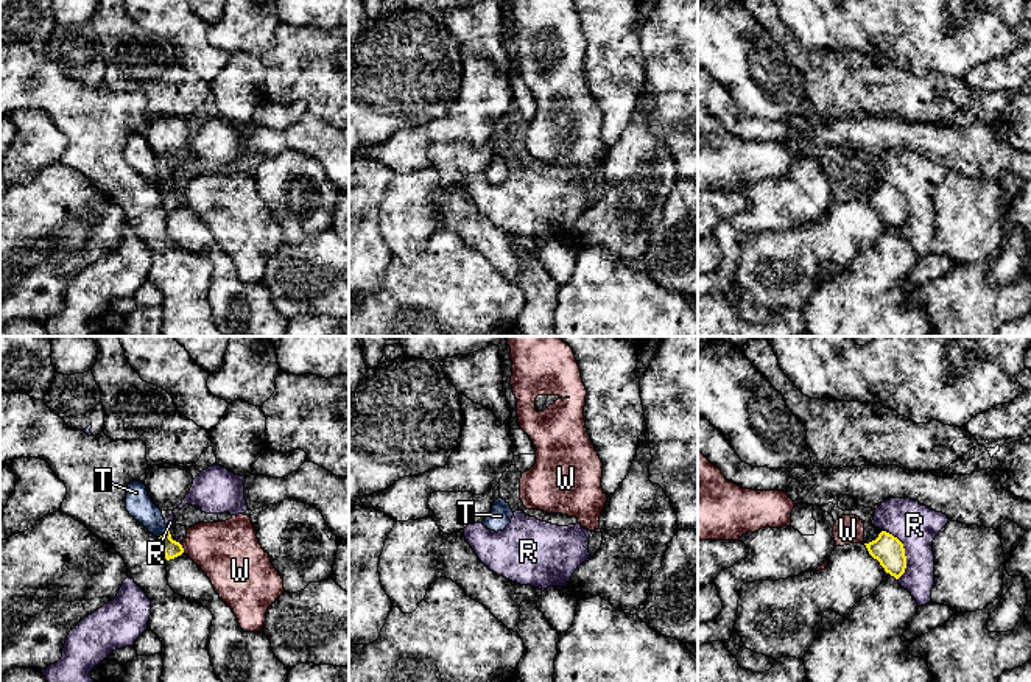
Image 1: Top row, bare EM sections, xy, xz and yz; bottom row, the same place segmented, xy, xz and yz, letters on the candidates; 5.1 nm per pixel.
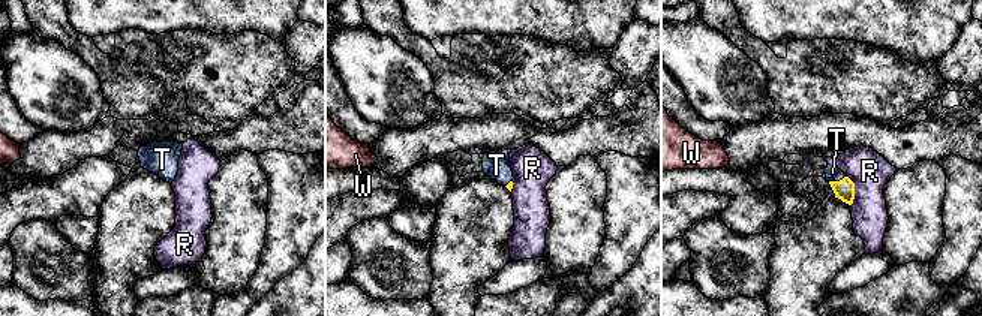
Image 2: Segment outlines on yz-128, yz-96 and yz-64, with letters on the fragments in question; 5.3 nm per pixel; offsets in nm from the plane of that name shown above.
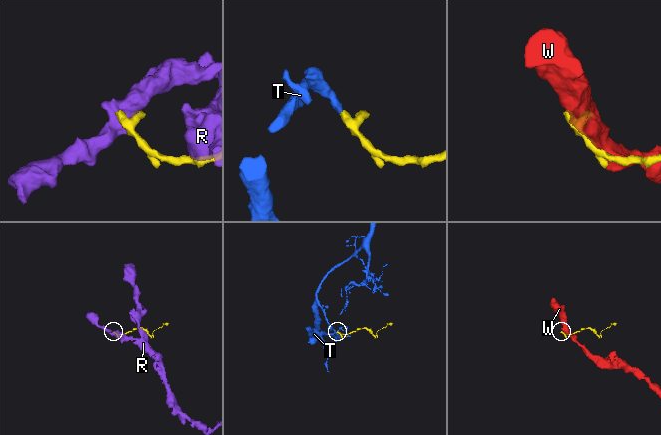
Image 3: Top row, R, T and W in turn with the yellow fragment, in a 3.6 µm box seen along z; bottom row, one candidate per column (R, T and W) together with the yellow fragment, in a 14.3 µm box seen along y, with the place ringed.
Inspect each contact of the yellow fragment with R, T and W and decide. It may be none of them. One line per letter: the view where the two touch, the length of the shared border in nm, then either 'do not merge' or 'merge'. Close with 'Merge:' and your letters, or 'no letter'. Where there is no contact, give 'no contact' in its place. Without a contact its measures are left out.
R: meets yellow in yz; contact 280 nm long; do not merge
T: meets yellow in xy; contact 80 nm long; merge
W: meets yellow in xy; contact 40 nm long; do not merge
Merge: T

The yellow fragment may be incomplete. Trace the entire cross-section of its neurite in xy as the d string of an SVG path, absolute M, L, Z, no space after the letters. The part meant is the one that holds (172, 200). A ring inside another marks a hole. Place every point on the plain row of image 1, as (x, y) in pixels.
M132 132L126 139L126 162L162 193L165 210L174 210L184 204L179 193L171 190L162 162L153 154L145 134Z

